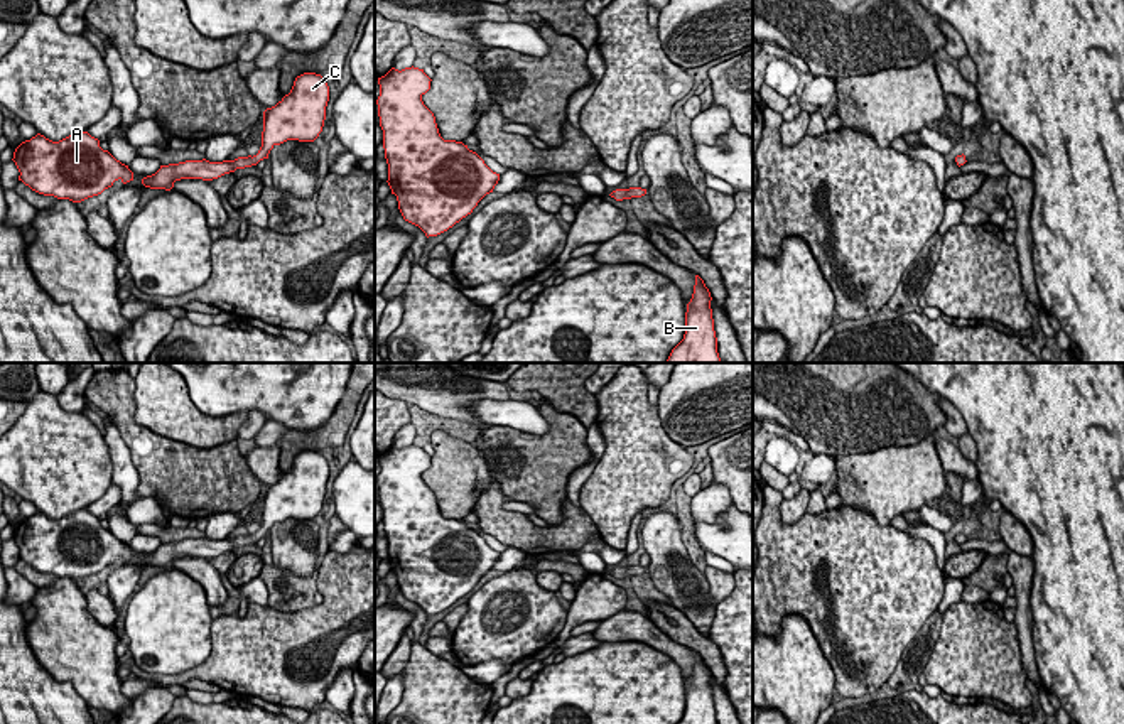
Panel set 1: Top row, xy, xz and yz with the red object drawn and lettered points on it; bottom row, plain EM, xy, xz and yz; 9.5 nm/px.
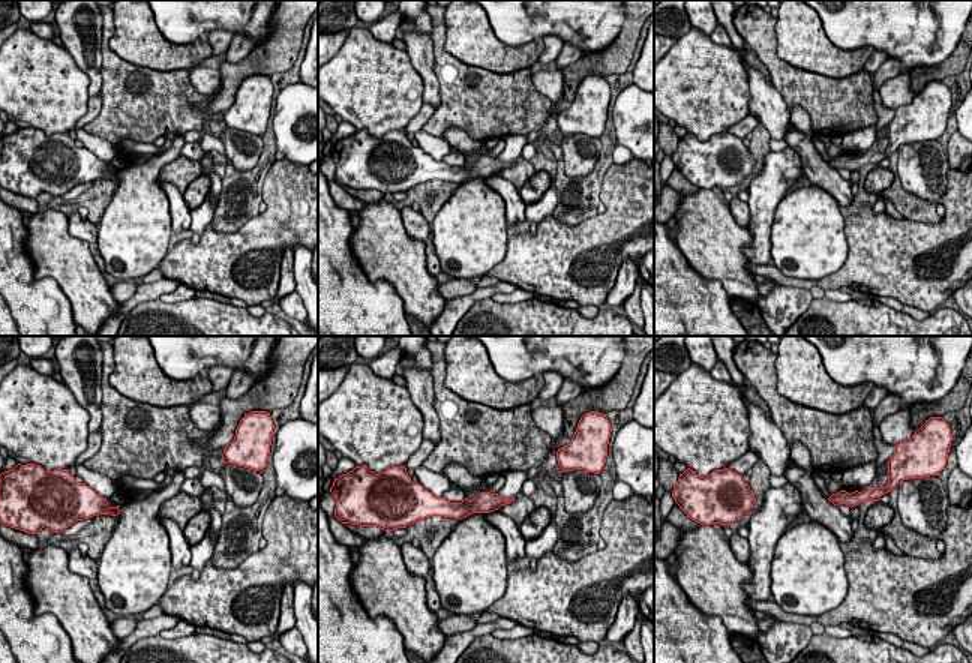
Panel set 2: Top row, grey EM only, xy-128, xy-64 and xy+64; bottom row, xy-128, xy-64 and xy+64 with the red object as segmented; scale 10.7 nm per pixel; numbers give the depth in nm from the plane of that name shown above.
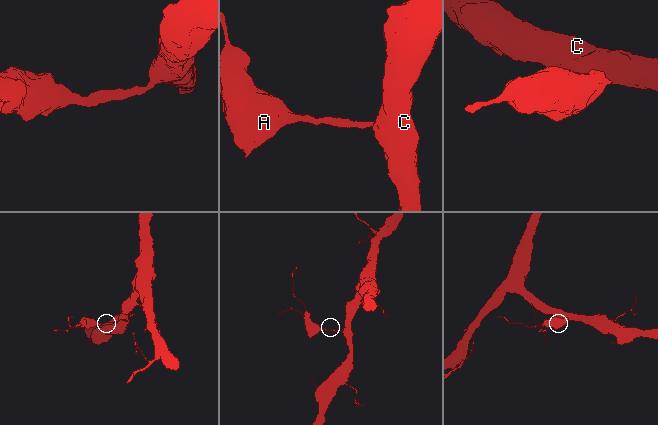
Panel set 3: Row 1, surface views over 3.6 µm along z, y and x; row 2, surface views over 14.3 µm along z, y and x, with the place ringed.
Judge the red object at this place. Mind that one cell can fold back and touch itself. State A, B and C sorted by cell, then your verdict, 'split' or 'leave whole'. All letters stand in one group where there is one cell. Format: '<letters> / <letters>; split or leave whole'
A B C; leave whole

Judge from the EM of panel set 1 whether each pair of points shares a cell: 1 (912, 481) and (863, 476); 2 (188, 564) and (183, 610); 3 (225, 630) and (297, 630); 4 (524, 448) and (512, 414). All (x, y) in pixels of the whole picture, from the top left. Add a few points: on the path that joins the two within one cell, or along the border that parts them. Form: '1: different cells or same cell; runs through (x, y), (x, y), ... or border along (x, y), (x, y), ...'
1: same cell; runs through (900, 480), (875, 480)
2: different cells; border along (172, 566), (203, 588), (210, 605)
3: same cell; runs through (243, 630), (279, 630)
4: different cells; border along (493, 424), (534, 434), (544, 434), (551, 427)

